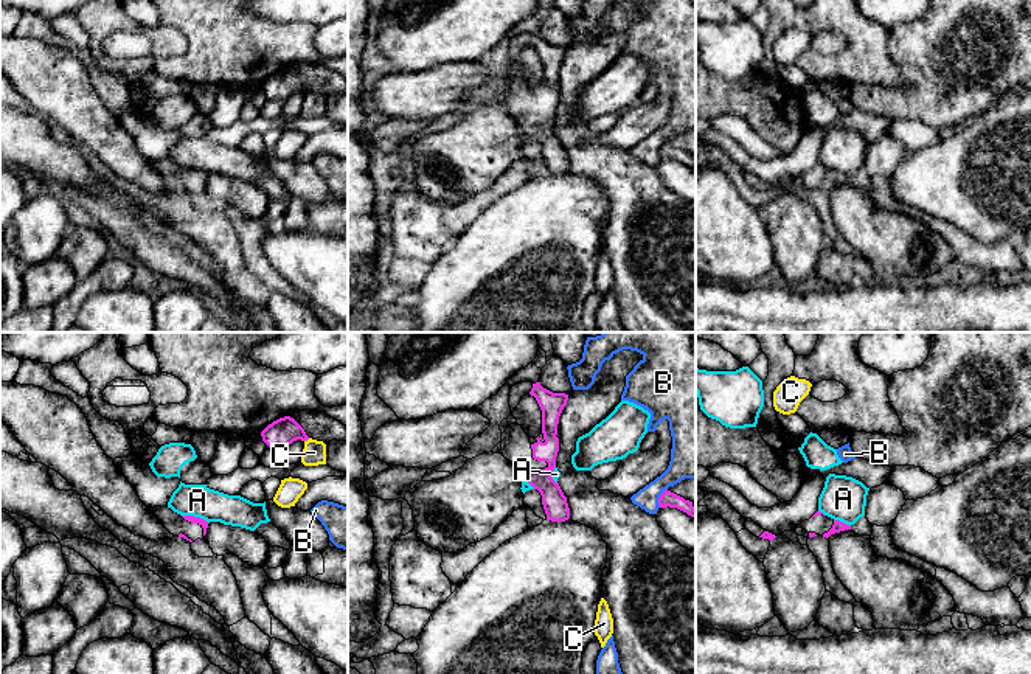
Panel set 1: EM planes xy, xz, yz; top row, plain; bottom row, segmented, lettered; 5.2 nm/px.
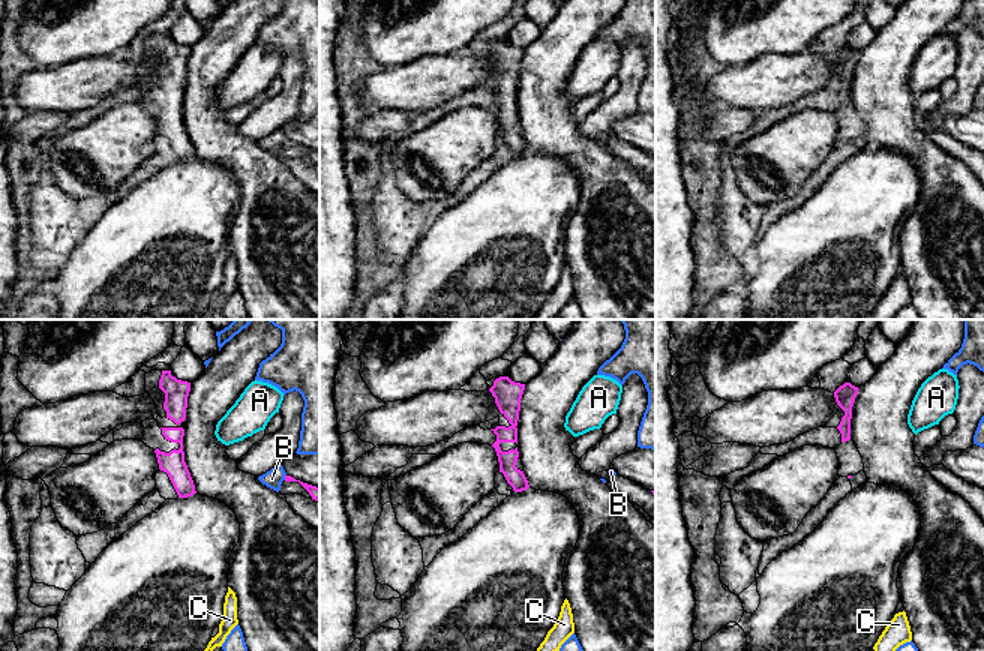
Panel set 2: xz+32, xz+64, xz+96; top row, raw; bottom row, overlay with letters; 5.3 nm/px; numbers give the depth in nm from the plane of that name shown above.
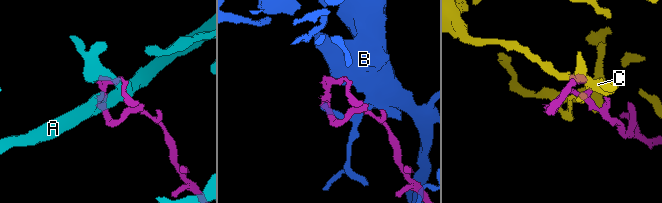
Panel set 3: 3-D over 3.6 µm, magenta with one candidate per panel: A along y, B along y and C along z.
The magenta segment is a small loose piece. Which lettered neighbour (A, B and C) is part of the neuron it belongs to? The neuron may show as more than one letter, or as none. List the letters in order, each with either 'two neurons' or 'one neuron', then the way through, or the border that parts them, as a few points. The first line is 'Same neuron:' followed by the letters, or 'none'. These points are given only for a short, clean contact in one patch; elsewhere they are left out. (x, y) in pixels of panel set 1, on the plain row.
Same neuron: none
A: two neurons
B: two neurons
C: two neurons

